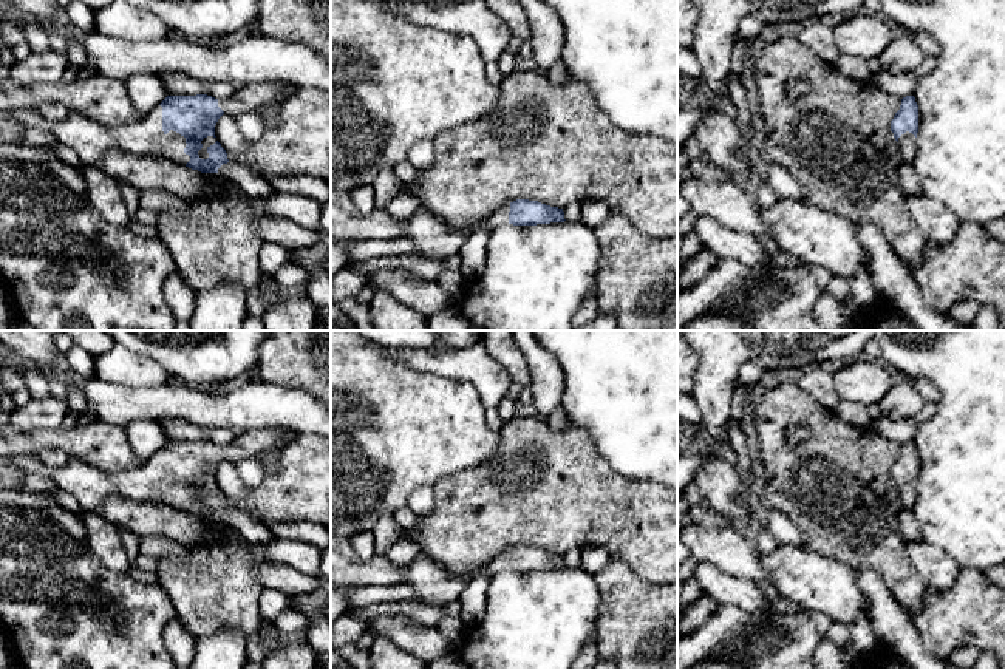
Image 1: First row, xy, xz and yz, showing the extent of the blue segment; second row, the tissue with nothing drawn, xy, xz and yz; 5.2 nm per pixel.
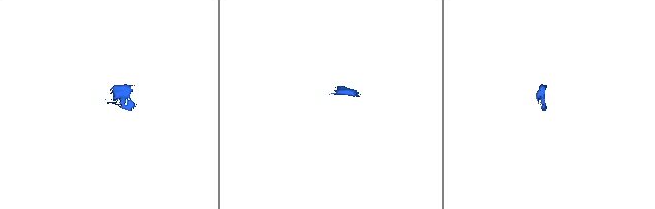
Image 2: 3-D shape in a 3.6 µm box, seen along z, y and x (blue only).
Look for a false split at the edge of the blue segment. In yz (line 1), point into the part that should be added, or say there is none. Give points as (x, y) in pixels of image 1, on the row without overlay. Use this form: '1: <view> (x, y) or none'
1: yz (908, 493)

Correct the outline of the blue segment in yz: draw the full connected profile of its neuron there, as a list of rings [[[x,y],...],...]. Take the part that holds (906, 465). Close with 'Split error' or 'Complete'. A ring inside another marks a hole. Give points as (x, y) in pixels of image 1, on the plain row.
[[[914,442],[901,445],[900,456],[891,467],[891,477],[900,491],[901,505],[912,508],[917,498],[917,479],[918,479],[918,451]]]. Split error

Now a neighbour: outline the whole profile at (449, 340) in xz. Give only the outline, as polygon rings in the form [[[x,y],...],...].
[[[438,331],[438,343],[431,348],[436,352],[465,349],[481,341],[481,331]]]

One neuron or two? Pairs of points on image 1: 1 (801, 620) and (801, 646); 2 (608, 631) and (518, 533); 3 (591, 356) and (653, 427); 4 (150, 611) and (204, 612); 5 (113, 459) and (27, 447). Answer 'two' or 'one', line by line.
1: one
2: two
3: one
4: two
5: one

